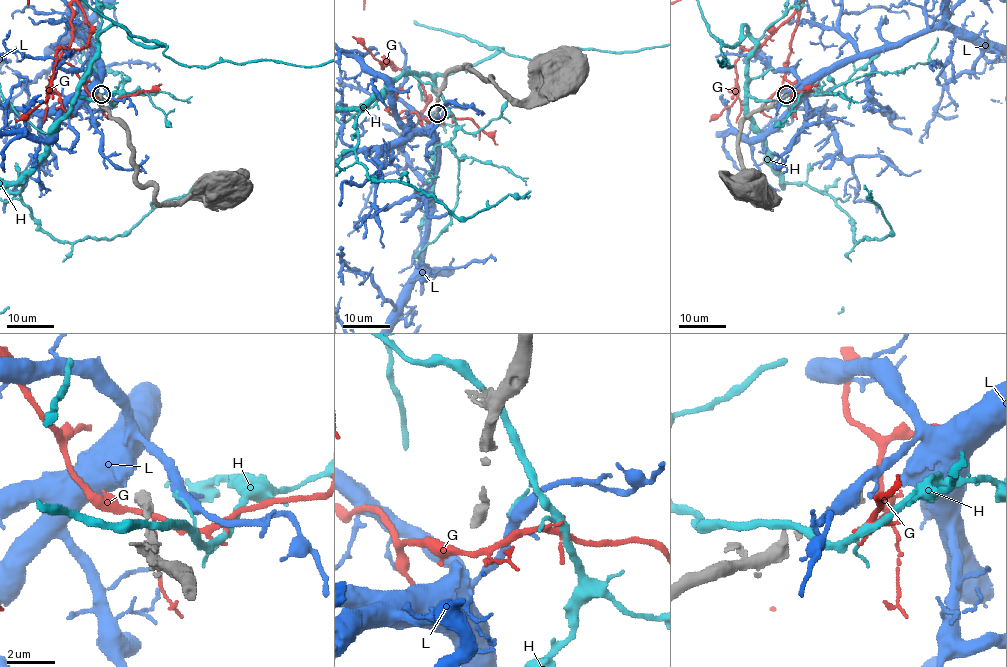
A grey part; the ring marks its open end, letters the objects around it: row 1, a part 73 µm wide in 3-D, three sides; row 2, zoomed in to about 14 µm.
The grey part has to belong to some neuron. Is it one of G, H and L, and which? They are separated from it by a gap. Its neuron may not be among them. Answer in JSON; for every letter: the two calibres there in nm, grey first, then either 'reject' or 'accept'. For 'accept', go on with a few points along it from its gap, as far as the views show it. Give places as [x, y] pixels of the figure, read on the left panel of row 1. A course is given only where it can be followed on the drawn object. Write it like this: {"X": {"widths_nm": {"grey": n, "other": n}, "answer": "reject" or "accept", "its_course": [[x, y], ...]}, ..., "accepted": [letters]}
{"G": {"widths_nm": {"grey": 500, "other": 200}, "answer": "reject"}, "H": {"widths_nm": {"grey": 500, "other": 90}, "answer": "reject"}, "L": {"widths_nm": {"grey": 500, "other": 360}, "answer": "accept"}, "accepted": ["L"]}

